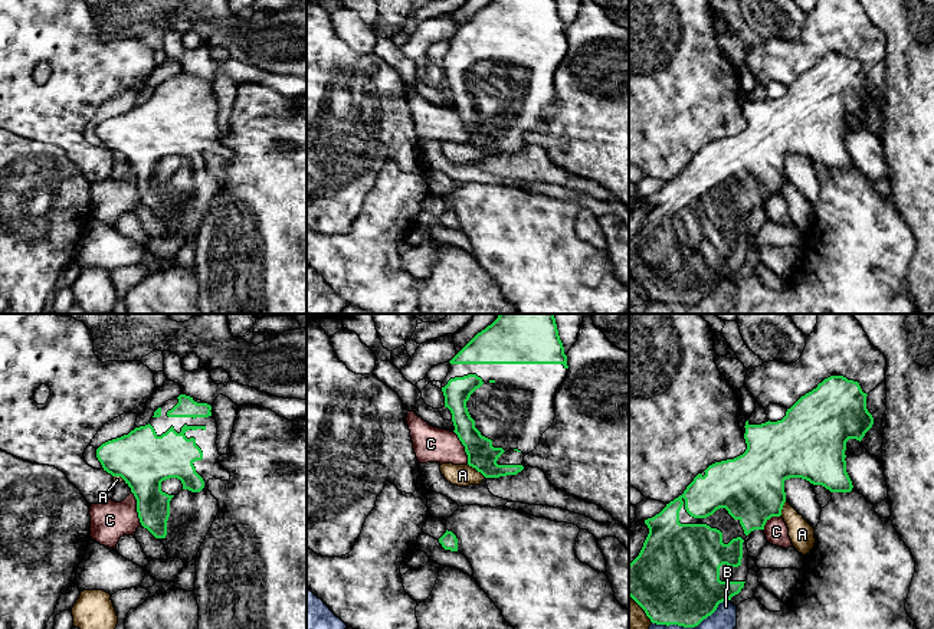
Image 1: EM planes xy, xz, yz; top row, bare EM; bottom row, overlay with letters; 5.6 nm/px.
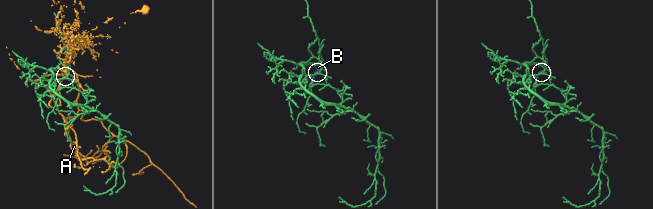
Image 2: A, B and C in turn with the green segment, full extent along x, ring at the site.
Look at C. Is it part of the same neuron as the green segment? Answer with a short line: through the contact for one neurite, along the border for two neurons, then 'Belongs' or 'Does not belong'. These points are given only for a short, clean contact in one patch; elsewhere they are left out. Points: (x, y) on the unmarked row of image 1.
Line: xy (131, 169), (141, 202). Does not belong

